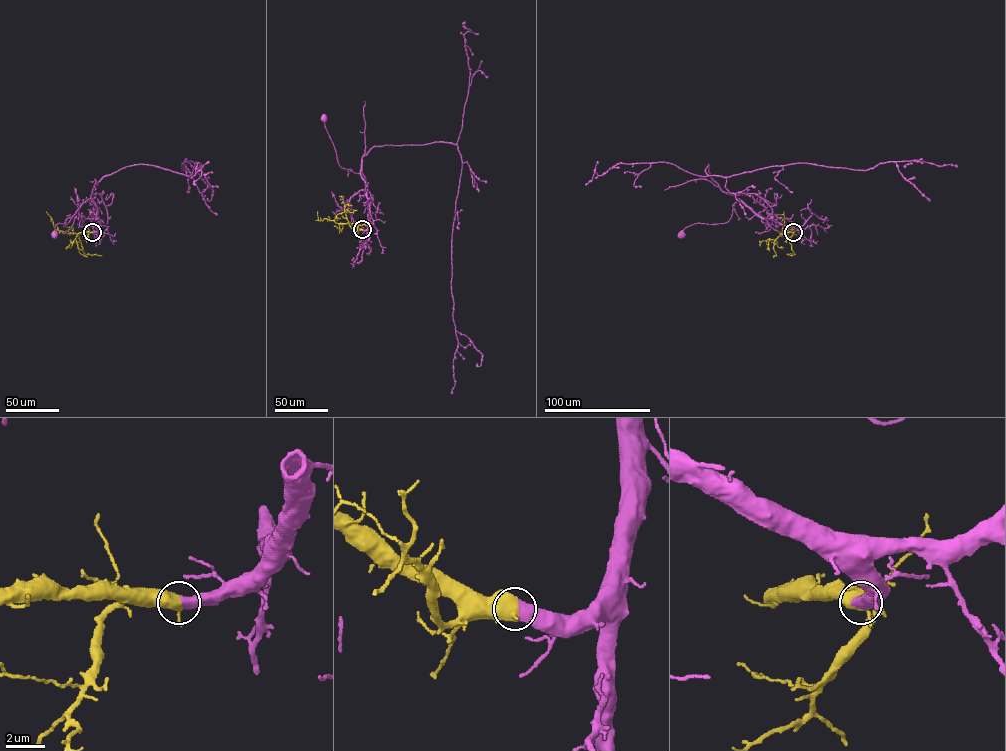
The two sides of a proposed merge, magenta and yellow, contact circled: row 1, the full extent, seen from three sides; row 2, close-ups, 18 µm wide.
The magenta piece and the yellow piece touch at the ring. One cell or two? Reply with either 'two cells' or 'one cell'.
one cell

